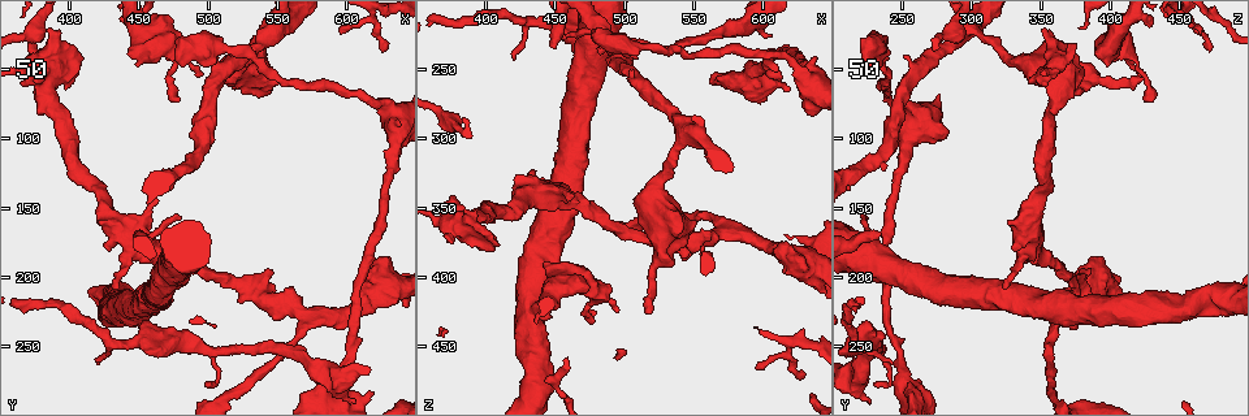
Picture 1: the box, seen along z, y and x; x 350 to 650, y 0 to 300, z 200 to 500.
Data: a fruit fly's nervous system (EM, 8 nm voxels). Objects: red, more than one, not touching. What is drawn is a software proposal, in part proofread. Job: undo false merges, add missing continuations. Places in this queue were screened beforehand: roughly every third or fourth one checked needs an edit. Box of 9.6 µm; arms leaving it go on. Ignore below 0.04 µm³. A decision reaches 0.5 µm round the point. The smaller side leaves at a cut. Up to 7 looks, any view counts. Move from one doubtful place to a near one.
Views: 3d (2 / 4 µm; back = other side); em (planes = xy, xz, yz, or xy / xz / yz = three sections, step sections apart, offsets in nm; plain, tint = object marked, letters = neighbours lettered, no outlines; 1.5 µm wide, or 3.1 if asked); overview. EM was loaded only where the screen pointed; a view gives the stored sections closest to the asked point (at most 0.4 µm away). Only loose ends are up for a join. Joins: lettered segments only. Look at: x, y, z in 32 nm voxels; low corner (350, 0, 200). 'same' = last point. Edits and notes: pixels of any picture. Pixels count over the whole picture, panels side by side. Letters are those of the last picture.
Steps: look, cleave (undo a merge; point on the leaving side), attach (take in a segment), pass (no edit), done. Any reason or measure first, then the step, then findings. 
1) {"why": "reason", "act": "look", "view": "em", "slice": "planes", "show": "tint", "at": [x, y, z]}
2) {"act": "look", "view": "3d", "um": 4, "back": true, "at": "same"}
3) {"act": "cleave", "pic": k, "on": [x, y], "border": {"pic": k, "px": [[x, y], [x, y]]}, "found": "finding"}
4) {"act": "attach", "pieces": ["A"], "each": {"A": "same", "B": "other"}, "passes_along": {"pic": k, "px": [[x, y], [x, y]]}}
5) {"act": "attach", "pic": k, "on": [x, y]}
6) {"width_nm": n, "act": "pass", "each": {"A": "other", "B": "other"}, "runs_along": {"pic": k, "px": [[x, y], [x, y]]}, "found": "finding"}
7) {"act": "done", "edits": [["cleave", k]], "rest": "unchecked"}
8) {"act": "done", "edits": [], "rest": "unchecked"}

{"act": "look", "view": "3d", "um": 2, "at": [496, 276, 232]}

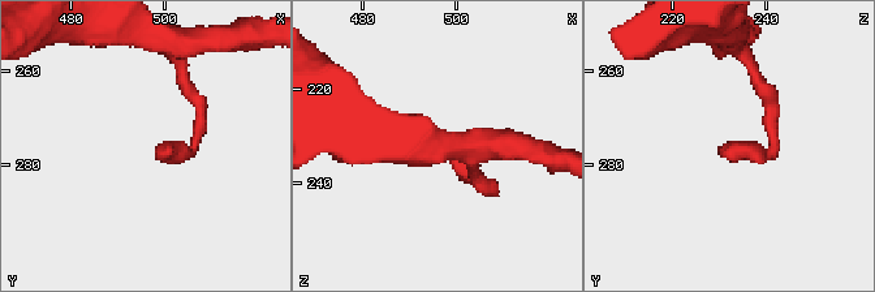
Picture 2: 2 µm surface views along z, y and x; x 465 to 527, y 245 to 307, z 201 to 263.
{"why": "now the EM", "act": "look", "view": "em", "slice": "planes", "show": "letters", "at": [498, 278, 232]}

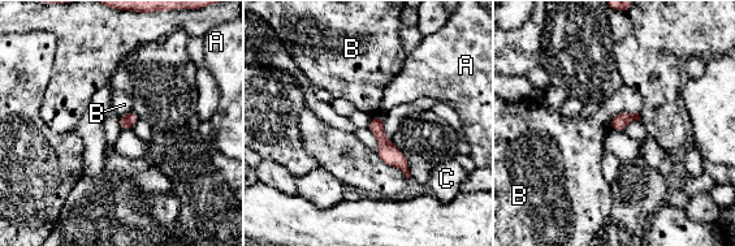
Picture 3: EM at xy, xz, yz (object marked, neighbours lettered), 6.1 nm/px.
{"width_nm": 90, "act": "pass", "each": {"A": "other", "B": "other", "C": "other"}, "border": {"pic": 3, "px": [[638, 112], [619, 112], [608, 125]]}, "found": "no lettered segment goes on from it"}

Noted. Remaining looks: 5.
{"why": "thick turns thin", "act": "look", "view": "em", "slice": "planes", "show": "letters", "at": [512, 36, 234]}

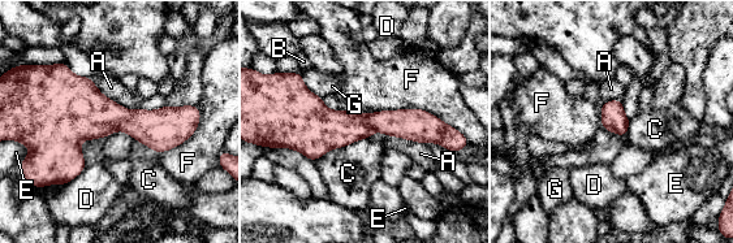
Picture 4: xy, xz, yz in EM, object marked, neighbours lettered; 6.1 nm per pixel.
{"longest_contact_nm": ["F", 600], "act": "pass", "each": {"A": "other", "B": "other", "C": "other", "D": "other", "E": "other", "F": "other", "G": "other"}, "runs_along": {"pic": 4, "px": [[287, 118], [443, 131]]}, "found": "all the same neuron"}

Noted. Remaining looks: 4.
{"why": "branch stops here", "act": "look", "view": "3d", "um": 4, "at": [388, 18, 352]}

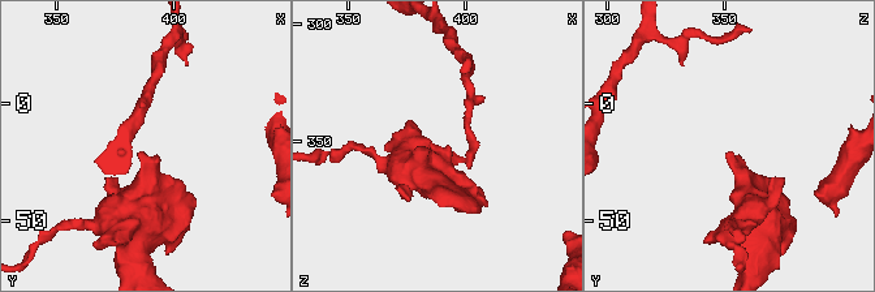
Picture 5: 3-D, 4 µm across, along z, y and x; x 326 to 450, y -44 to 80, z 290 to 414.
{"why": "need the tissue", "act": "look", "view": "em", "slice": "planes", "show": "tint", "at": [386, 20, 353]}

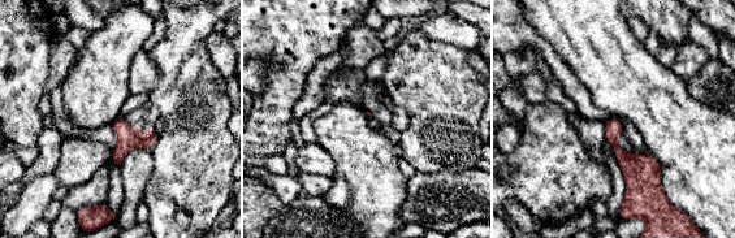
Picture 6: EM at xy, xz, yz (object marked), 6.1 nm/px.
{"why": "see the neighbours", "act": "look", "view": "em", "slice": "planes", "show": "letters", "at": "same"}

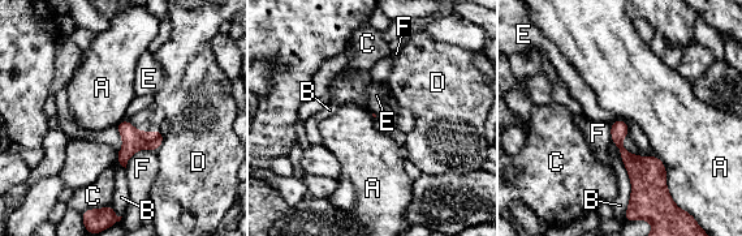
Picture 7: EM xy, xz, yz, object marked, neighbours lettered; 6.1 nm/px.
{"longest_contact_nm": ["B", 420], "act": "pass", "each": {"A": "other", "B": "other", "C": "other", "D": "other", "E": "other", "F": "other"}, "border": {"pic": 7, "px": [[655, 154], [665, 167], [671, 194]]}, "found": "none of them fits"}

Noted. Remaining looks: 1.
{"act": "done", "edits": [], "rest": "unchecked"}

